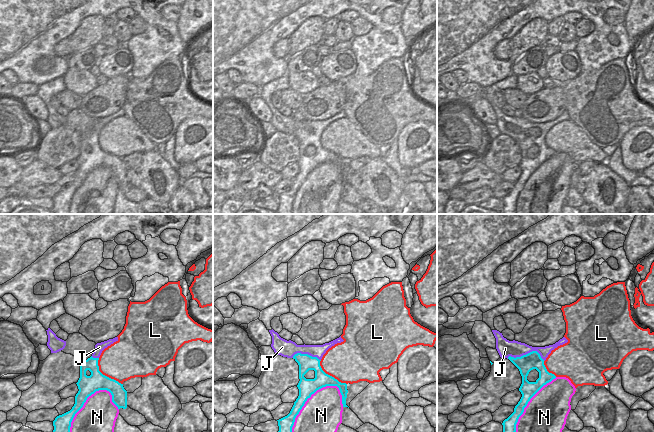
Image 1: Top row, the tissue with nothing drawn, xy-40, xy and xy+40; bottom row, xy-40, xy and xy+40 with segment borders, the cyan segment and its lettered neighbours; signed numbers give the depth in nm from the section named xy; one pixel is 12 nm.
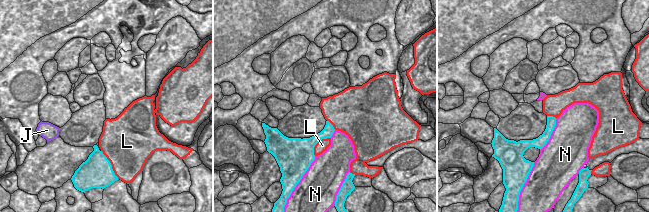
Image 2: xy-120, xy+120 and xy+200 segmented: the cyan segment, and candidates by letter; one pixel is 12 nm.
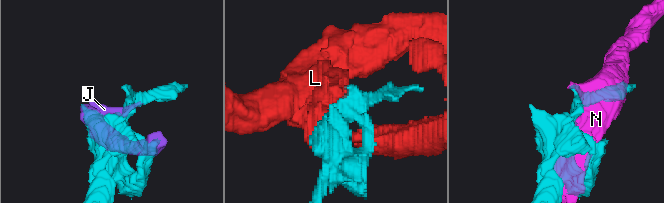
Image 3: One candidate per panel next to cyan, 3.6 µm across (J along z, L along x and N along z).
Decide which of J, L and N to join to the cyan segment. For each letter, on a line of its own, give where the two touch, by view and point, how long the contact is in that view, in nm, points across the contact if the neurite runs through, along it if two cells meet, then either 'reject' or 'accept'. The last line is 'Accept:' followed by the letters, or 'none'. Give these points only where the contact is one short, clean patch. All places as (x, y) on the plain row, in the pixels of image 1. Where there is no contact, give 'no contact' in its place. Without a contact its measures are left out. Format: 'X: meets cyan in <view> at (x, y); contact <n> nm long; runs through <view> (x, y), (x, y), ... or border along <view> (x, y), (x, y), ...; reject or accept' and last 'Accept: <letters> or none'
J: meets cyan in xy+40 at (526, 130); contact 460 nm long; reject
L: meets cyan in xy-40 at (104, 151); contact 440 nm long; reject
N: meets cyan in xy at (304, 179); contact 850 nm long; accept
Accept: N

